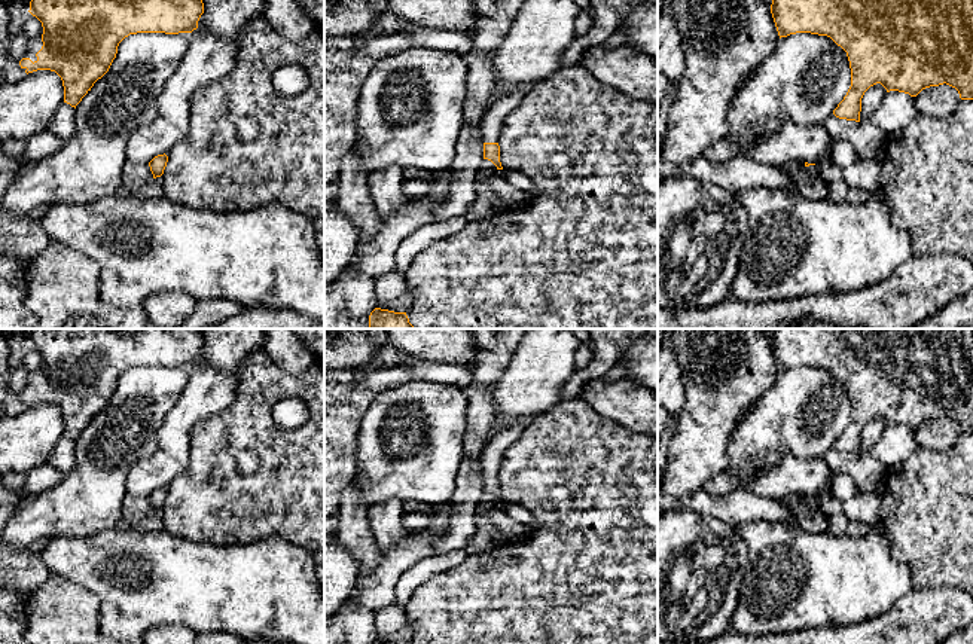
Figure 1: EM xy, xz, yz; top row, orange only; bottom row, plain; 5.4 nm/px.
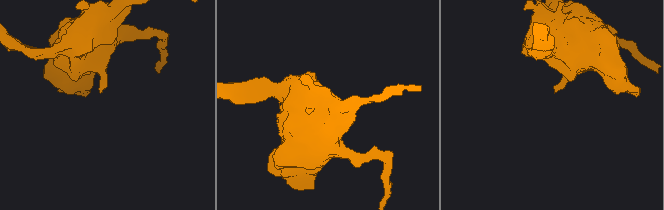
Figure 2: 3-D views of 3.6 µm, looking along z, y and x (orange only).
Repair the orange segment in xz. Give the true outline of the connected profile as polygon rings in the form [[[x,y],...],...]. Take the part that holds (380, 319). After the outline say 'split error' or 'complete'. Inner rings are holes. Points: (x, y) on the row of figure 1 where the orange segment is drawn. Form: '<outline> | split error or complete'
[[[375,308],[369,315],[370,329],[415,329],[406,312]]] | complete

